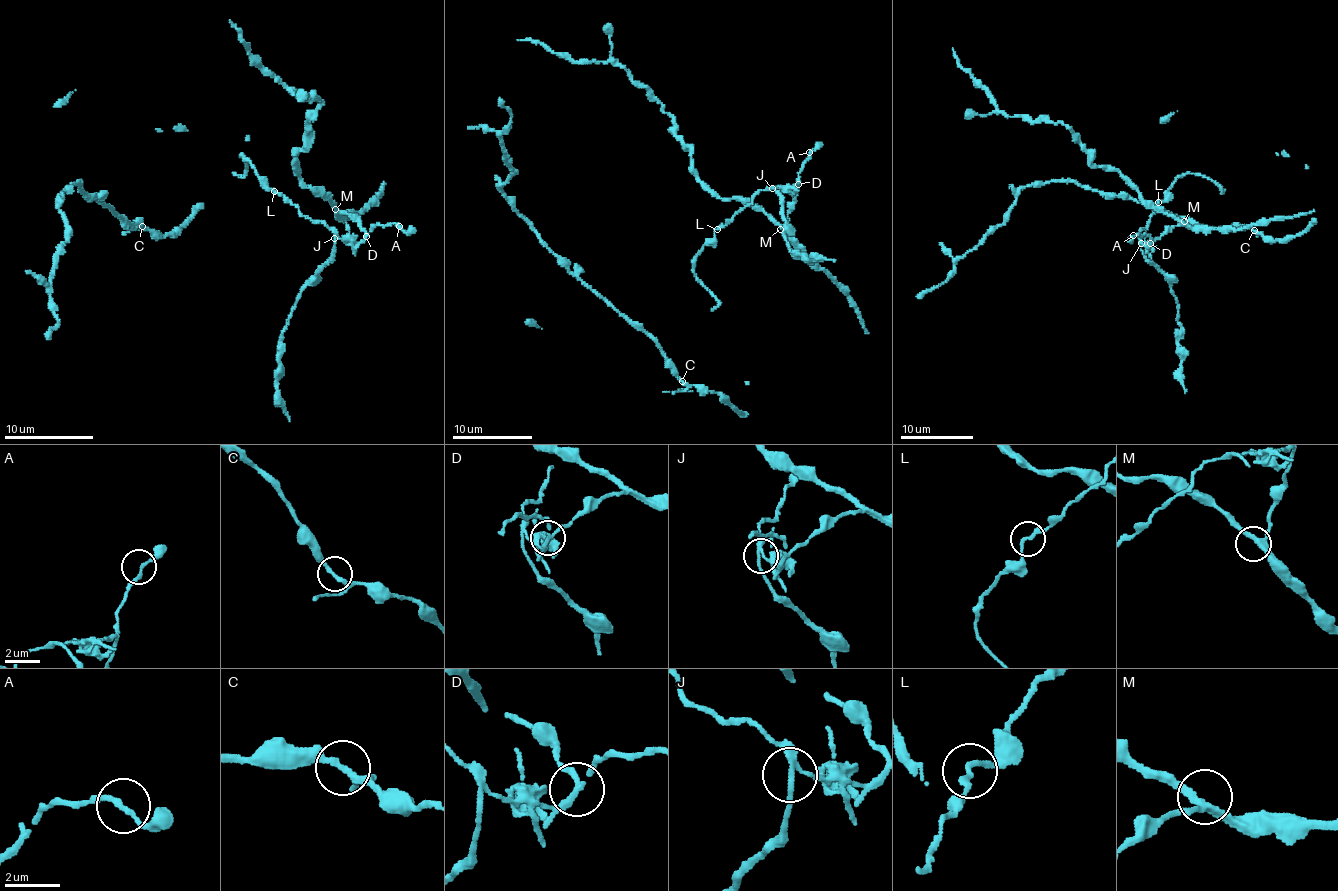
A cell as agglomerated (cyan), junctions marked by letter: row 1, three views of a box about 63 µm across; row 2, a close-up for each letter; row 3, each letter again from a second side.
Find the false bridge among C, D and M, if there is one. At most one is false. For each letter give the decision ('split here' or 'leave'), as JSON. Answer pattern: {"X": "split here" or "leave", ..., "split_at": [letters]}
{"C": "leave", "D": "split here", "M": "leave", "split_at": ["D"]}

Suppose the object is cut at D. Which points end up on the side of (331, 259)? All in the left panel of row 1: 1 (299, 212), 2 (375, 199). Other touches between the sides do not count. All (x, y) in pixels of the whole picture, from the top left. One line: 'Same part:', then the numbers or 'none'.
Same part: 1

